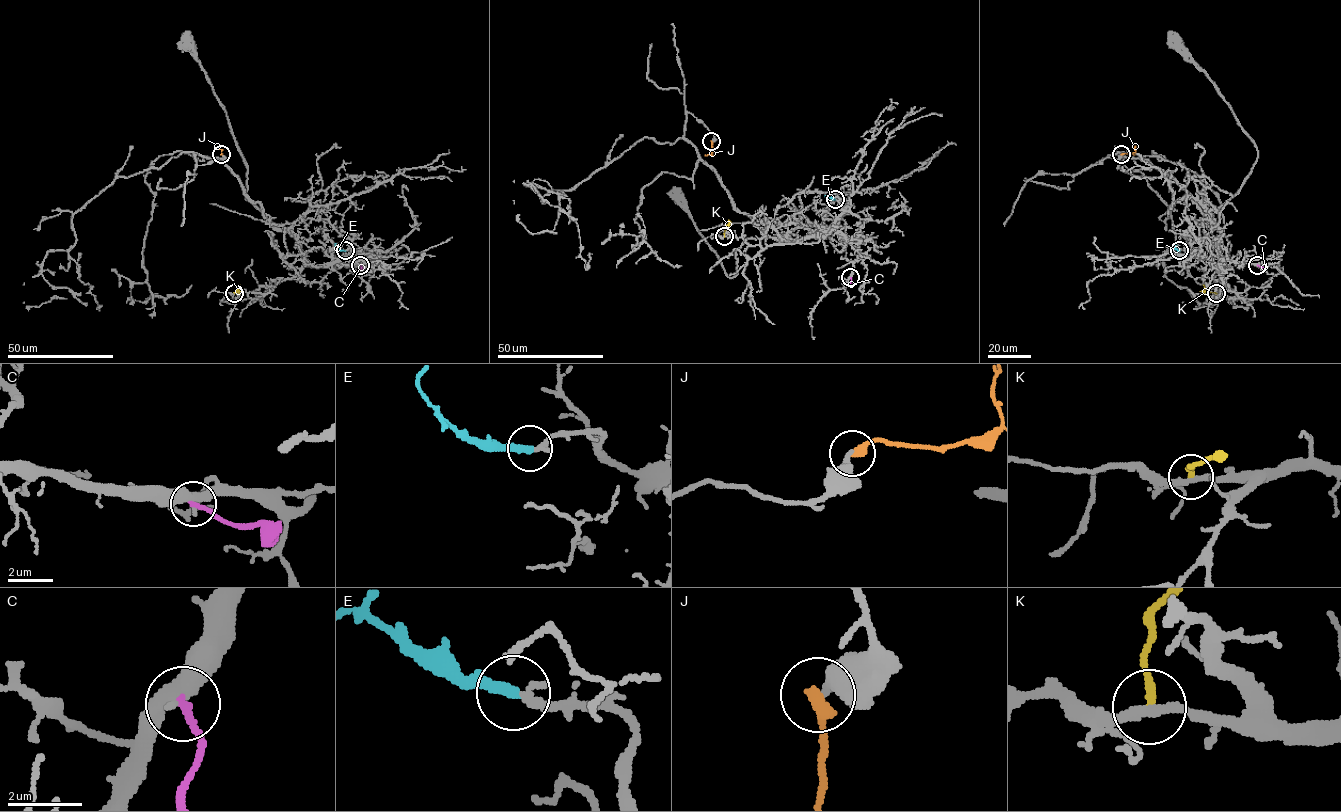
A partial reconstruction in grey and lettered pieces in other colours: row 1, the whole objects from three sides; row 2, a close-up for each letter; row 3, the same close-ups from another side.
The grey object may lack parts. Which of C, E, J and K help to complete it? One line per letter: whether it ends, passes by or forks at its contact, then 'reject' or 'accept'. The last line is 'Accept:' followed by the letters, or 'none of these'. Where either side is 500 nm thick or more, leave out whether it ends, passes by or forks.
C: it ends | reject
E: it ends | accept
J: it ends | reject
K: it ends | reject
Accept: E

